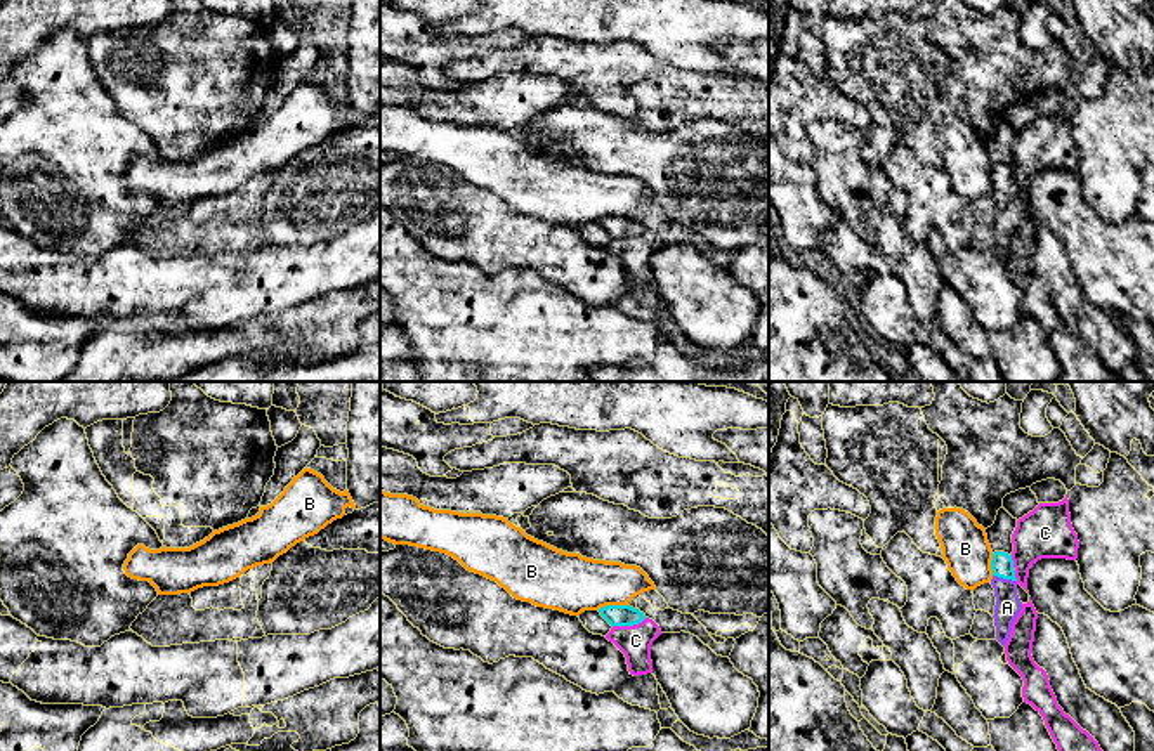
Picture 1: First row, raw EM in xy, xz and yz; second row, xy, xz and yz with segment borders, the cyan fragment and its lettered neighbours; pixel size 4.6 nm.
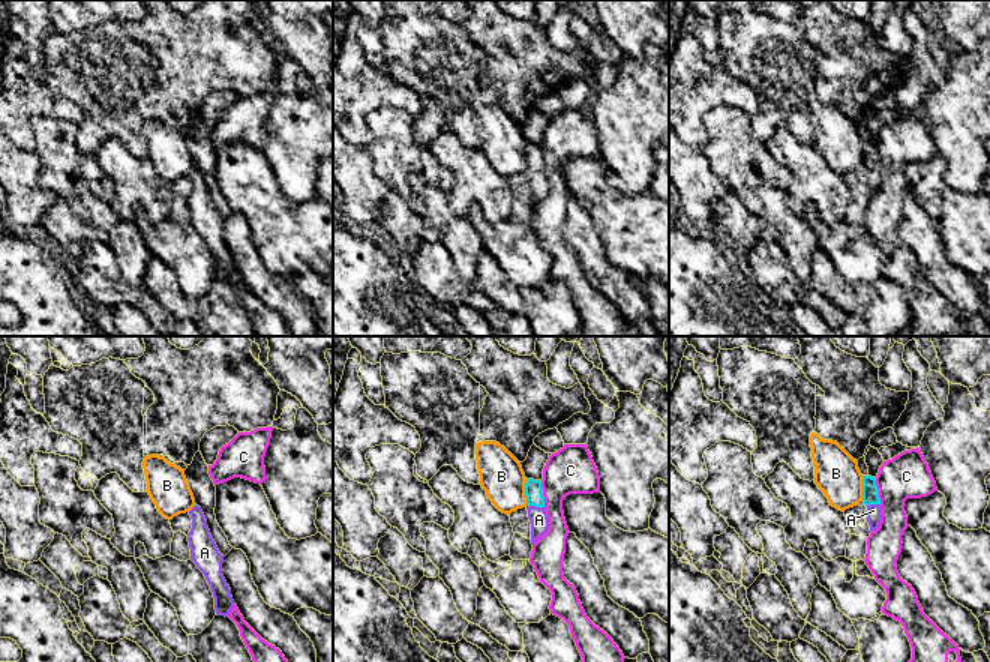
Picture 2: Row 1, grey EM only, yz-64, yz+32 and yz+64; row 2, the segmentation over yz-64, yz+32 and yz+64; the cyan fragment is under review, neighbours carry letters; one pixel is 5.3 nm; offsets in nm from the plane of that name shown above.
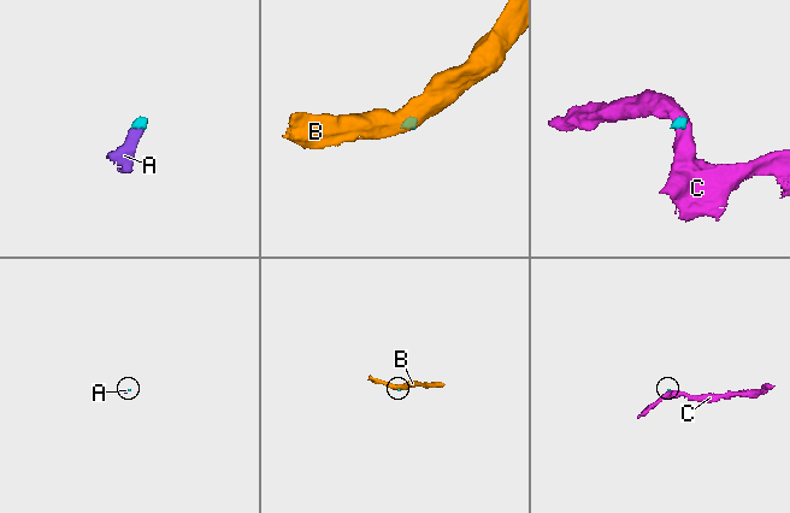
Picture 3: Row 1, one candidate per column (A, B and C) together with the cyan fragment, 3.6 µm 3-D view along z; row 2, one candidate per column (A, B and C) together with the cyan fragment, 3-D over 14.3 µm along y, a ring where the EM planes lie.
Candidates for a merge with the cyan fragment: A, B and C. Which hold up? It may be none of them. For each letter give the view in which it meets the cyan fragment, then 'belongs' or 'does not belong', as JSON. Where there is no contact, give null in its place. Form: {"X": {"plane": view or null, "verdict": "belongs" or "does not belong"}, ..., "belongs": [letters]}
{"A": {"plane": "yz", "verdict": "belongs"}, "B": {"plane": "xz", "verdict": "does not belong"}, "C": {"plane": "xz", "verdict": "does not belong"}, "belongs": ["A"]}

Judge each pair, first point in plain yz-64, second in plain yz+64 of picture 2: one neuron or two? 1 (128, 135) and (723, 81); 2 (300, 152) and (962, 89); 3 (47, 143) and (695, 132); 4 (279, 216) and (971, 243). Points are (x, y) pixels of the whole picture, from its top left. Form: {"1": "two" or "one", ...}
{"1": "two", "2": "one", "3": "two", "4": "one"}

